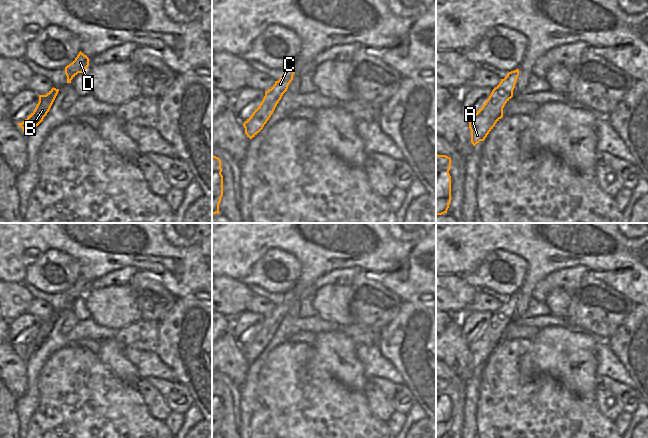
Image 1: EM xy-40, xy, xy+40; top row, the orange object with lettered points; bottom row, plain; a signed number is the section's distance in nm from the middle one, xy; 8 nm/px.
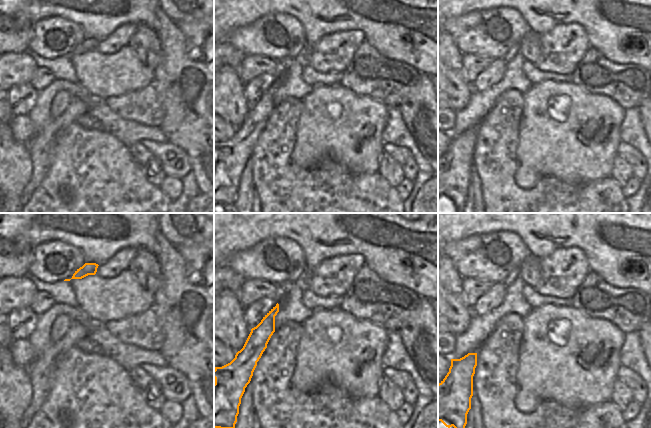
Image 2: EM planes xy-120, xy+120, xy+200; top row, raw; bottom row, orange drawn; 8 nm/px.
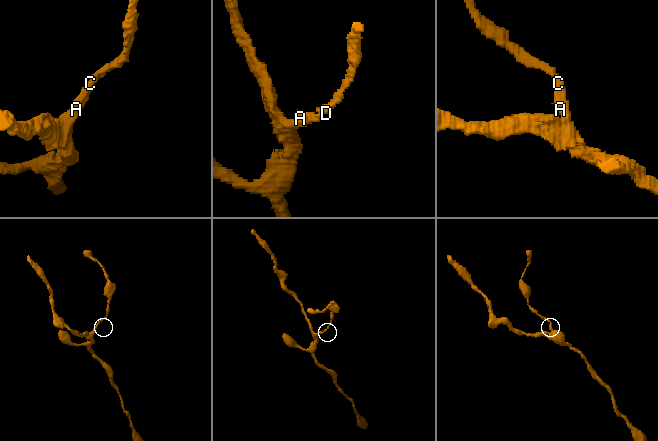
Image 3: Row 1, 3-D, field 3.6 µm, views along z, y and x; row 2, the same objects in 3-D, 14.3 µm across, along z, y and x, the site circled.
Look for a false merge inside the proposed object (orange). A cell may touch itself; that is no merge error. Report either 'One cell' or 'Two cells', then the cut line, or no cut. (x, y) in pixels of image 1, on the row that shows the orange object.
One cell. No split.

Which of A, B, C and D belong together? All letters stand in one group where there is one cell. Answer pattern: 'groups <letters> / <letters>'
groups A B C D

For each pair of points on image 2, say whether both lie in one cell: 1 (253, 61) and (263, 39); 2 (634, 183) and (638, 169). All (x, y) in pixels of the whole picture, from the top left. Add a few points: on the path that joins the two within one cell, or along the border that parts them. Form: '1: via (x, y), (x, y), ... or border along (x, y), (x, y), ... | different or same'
1: border along (245, 54), (261, 54), (273, 58), (278, 63) | different
2: border along (633, 176), (640, 181) | different

